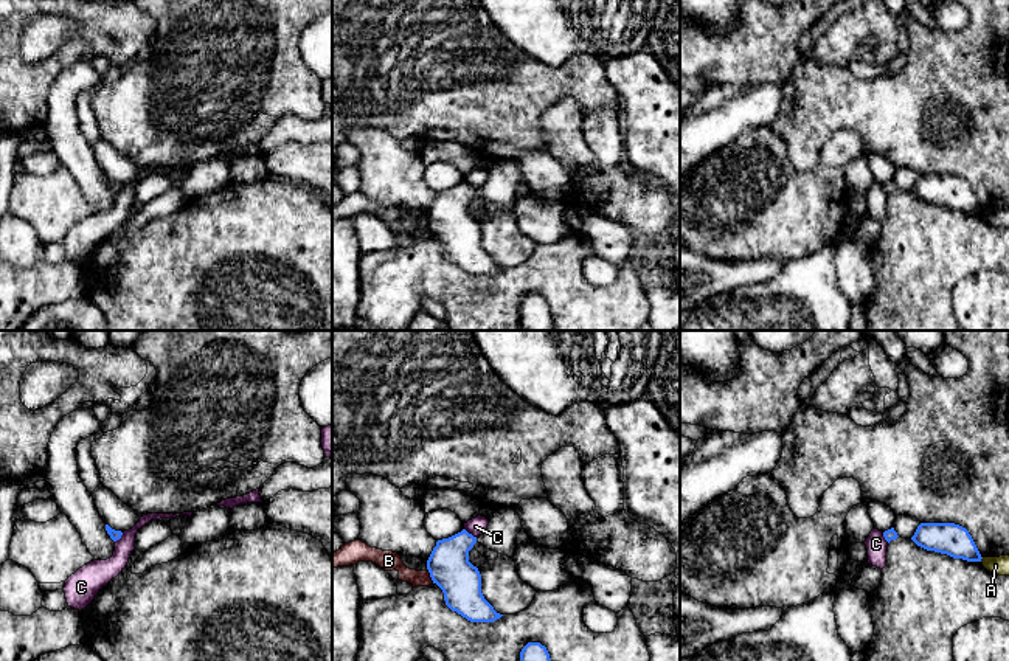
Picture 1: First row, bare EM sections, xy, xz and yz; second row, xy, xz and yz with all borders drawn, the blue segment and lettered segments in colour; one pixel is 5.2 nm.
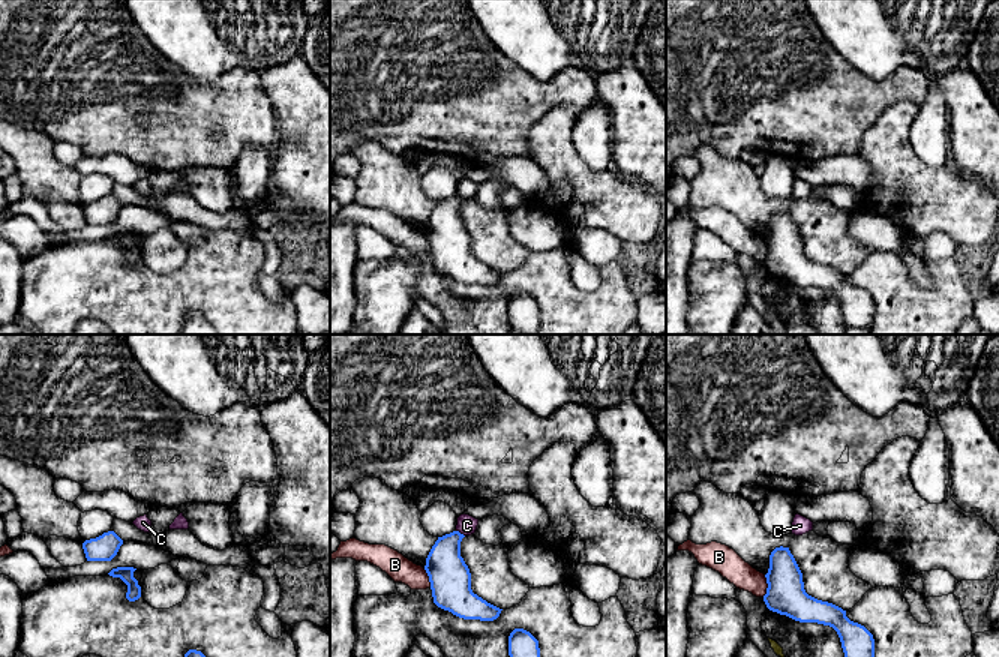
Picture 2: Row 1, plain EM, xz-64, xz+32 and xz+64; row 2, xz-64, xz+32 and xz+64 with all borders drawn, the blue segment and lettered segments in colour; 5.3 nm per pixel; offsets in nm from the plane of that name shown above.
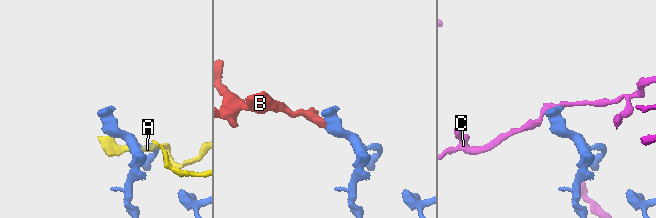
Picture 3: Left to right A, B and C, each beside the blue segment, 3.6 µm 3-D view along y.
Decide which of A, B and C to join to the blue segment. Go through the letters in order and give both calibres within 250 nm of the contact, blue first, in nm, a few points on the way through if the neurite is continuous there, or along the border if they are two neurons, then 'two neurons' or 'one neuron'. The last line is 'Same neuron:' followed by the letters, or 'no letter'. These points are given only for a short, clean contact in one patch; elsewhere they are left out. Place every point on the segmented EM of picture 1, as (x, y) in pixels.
A: calibres 170 and 100 nm; two neurons
B: calibres 220 and 100 nm; border xz (427, 568), (433, 582); two neurons
C: calibres 220 and 90 nm; border xz (464, 528), (475, 537); two neurons
Same neuron: no letter

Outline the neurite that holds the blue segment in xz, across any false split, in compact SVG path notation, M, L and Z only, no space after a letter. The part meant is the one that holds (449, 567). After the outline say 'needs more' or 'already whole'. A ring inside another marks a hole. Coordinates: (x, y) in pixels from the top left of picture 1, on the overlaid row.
M466 529L436 542L427 569L433 583L442 593L446 605L470 622L494 622L503 614L484 599L481 593L481 574L469 562L469 551L477 543L477 537Z | already whole

